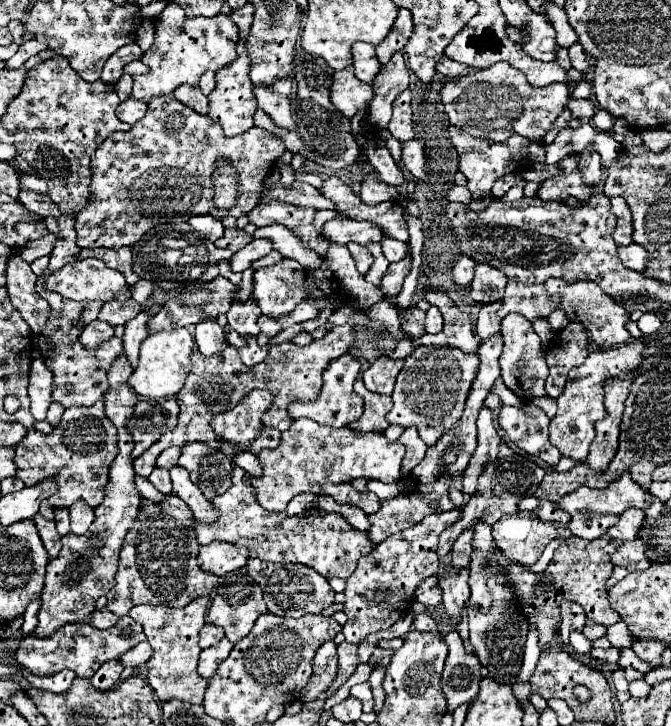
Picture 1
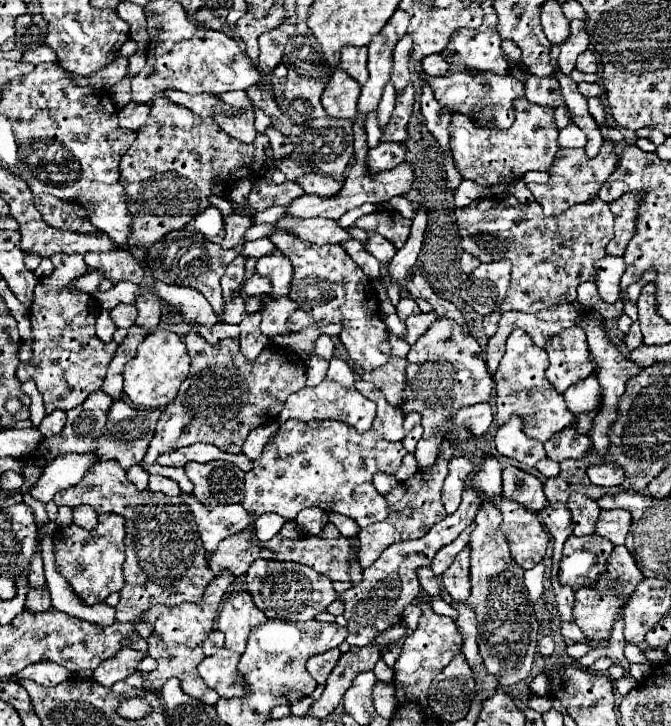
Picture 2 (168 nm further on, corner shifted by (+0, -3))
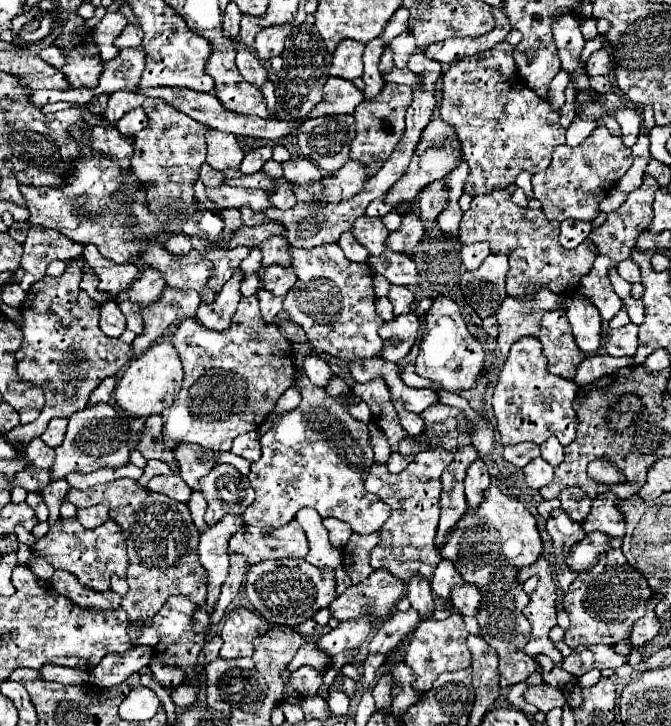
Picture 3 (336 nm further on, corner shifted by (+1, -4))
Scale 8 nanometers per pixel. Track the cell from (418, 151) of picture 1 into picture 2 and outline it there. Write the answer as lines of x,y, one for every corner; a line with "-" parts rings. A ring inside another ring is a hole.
381,142
379,146
369,148
365,162
369,174
379,174
383,170
391,170
397,164
405,162
405,152
407,148
403,144
389,144
389,142

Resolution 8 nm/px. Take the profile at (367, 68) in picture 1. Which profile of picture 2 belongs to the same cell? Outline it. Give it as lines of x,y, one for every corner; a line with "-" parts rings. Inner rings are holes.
345,46
341,50
339,68
345,70
353,80
357,80
363,86
365,80
369,78
369,72
367,72
367,48

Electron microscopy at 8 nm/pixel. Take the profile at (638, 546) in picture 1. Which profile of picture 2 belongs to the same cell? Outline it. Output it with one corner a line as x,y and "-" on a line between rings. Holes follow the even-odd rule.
615,546
605,572
599,576
599,580
593,586
583,586
575,592
575,604
573,604
573,620
581,628
581,632
589,640
607,640
613,630
613,622
623,618
623,610
637,590
637,584
643,580
641,570
637,568
633,556
625,546

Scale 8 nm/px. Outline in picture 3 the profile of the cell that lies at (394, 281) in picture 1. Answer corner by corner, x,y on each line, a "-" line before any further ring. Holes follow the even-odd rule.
442,181
426,185
418,195
418,217
422,221
436,221
448,199
448,189

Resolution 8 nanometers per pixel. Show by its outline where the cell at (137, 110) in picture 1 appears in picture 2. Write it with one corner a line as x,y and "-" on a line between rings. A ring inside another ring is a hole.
129,102
127,106
123,106
119,112
119,126
127,128
127,130
139,130
147,116
149,116
149,104
139,104
139,102

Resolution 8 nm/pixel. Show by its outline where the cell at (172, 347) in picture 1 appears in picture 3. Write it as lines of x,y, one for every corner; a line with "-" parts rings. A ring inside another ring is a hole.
156,343
128,365
114,391
116,403
126,409
132,417
150,417
154,413
160,413
164,407
172,405
174,397
182,387
182,377
184,369
176,347
172,343

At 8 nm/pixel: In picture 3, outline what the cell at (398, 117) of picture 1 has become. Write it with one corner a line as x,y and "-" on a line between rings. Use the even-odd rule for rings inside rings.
386,83
374,101
362,101
354,111
356,139
350,145
350,157
370,165
370,175
374,175
384,161
390,157
404,133
404,115
412,103
412,89
398,83

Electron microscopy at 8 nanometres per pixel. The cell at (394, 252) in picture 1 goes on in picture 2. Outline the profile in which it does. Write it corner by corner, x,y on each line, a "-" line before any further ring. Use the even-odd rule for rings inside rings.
377,232
367,234
365,250
367,250
369,254
373,254
379,262
389,262
389,260
395,256
395,252
397,252
397,248
393,248
393,244
389,244
389,240
385,240
385,238
383,238
381,234
377,234

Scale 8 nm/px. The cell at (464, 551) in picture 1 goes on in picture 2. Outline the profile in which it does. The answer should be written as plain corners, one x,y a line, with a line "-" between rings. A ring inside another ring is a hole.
463,548
449,570
441,576
441,584
453,600
467,600
471,594
469,582
469,548

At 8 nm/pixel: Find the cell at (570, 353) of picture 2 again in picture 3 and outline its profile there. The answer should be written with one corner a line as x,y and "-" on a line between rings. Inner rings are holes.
550,311
542,317
542,331
538,339
544,345
544,355
548,359
548,371
552,375
574,381
576,367
584,359
584,353
574,341
572,327
564,311

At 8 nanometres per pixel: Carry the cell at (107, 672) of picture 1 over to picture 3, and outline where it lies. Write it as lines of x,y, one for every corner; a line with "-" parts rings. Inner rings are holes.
144,645
132,647
126,653
108,653
108,657
104,657
100,661
100,665
96,665
92,669
90,683
98,685
98,687
120,685
132,673
138,673
144,667
148,667
150,659
152,659
152,649
144,647

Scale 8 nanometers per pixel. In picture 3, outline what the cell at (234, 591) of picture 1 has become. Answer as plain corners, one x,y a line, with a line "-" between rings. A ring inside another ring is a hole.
234,609
230,615
226,615
220,637
224,639
224,645
220,649
222,659
234,659
234,657
250,657
252,655
252,639
256,635
262,635
268,631
266,619
256,615
250,609

